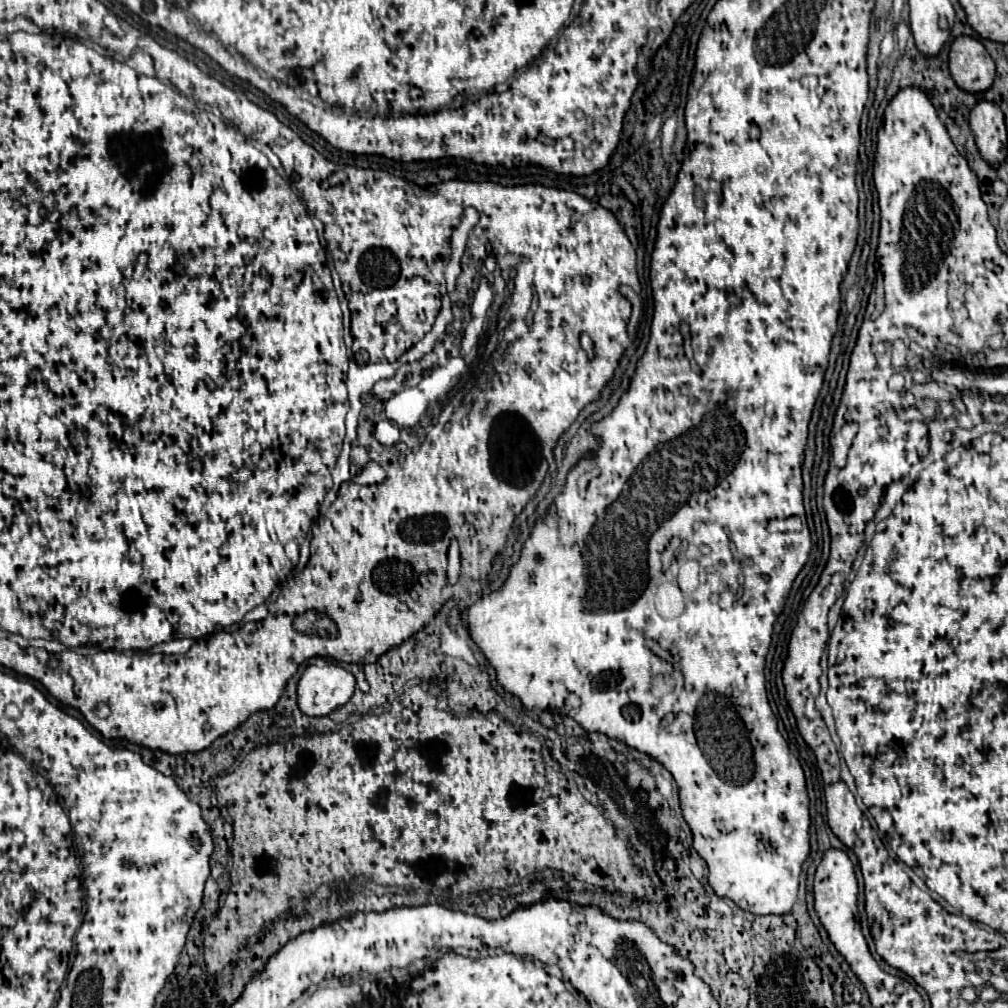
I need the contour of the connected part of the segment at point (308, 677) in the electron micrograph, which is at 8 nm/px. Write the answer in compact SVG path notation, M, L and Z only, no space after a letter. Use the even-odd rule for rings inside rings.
M337 664L309 666L297 684L297 704L305 716L317 718L341 708L355 694L355 678Z

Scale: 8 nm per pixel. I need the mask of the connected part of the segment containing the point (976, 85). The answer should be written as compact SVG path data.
M971 36L953 40L949 50L949 70L955 84L965 92L983 92L995 78L993 58L985 46Z

